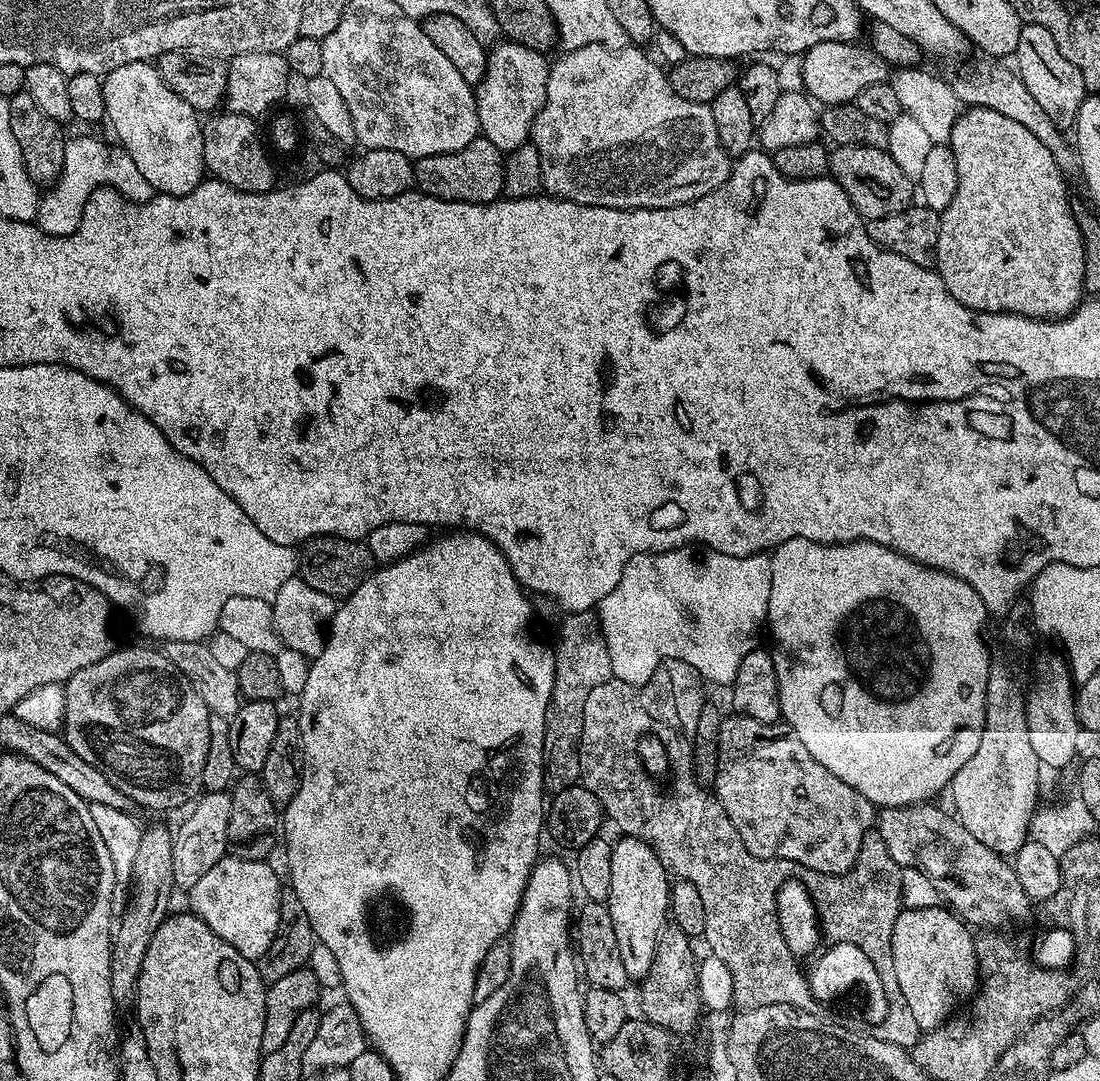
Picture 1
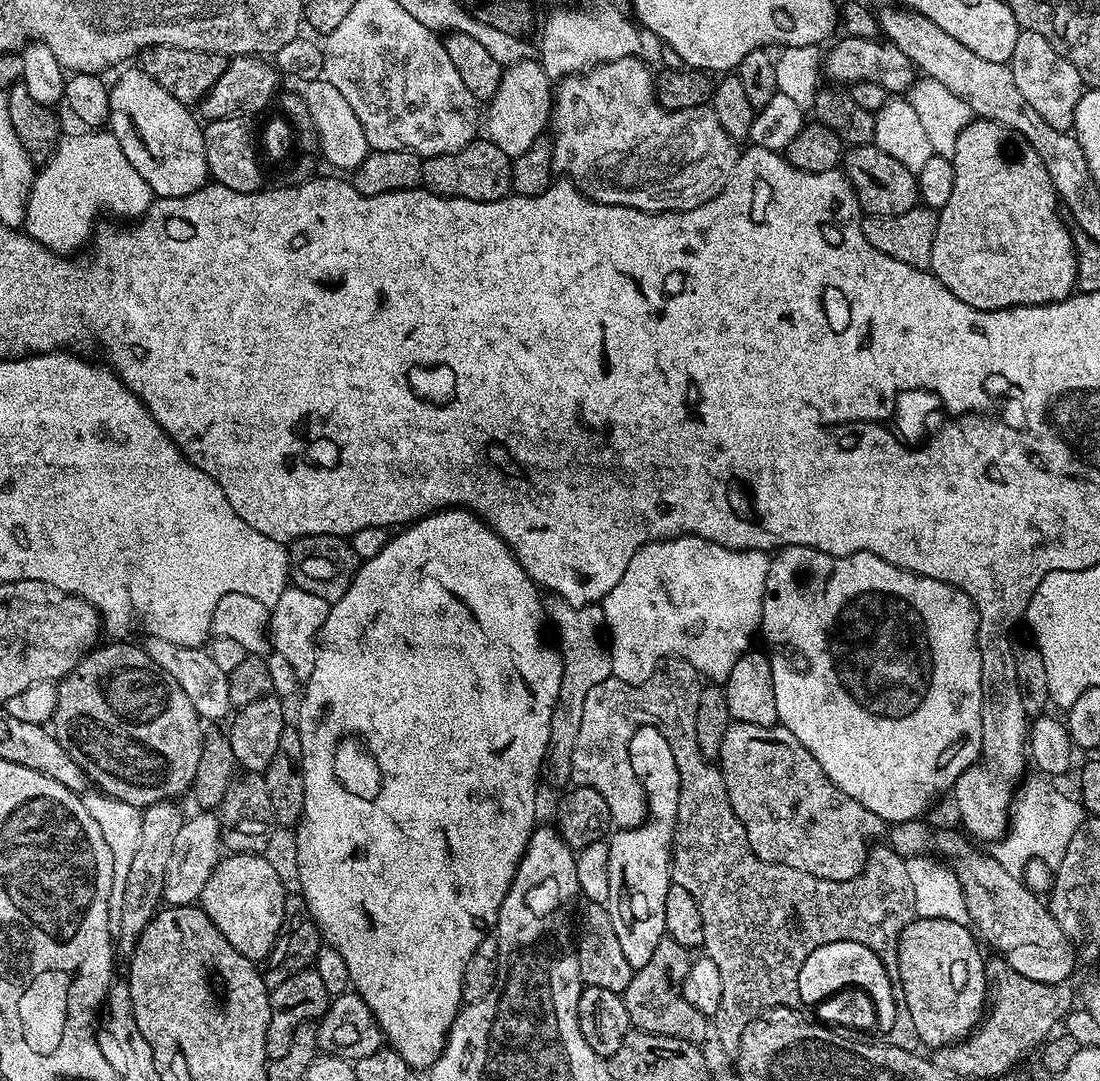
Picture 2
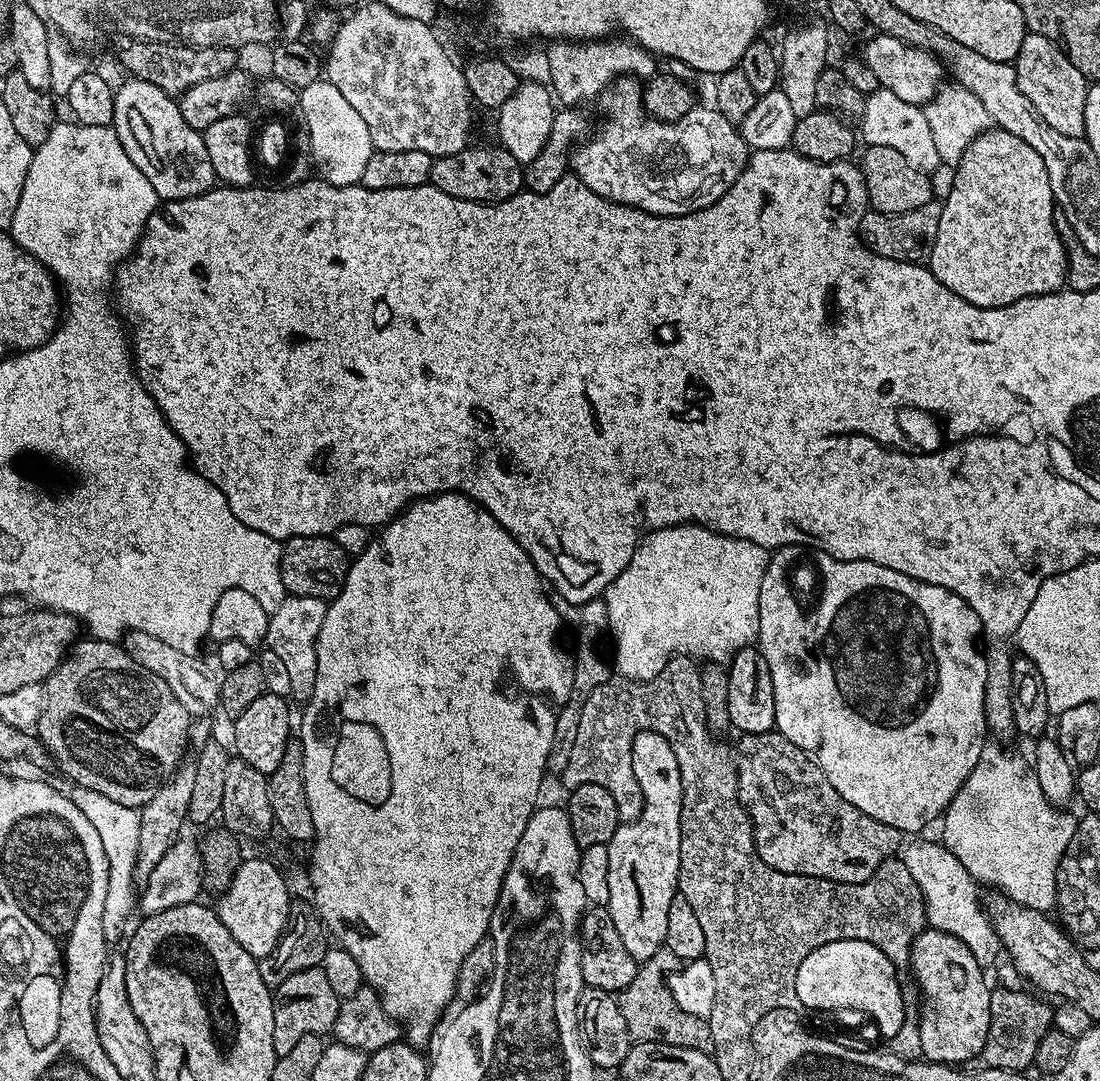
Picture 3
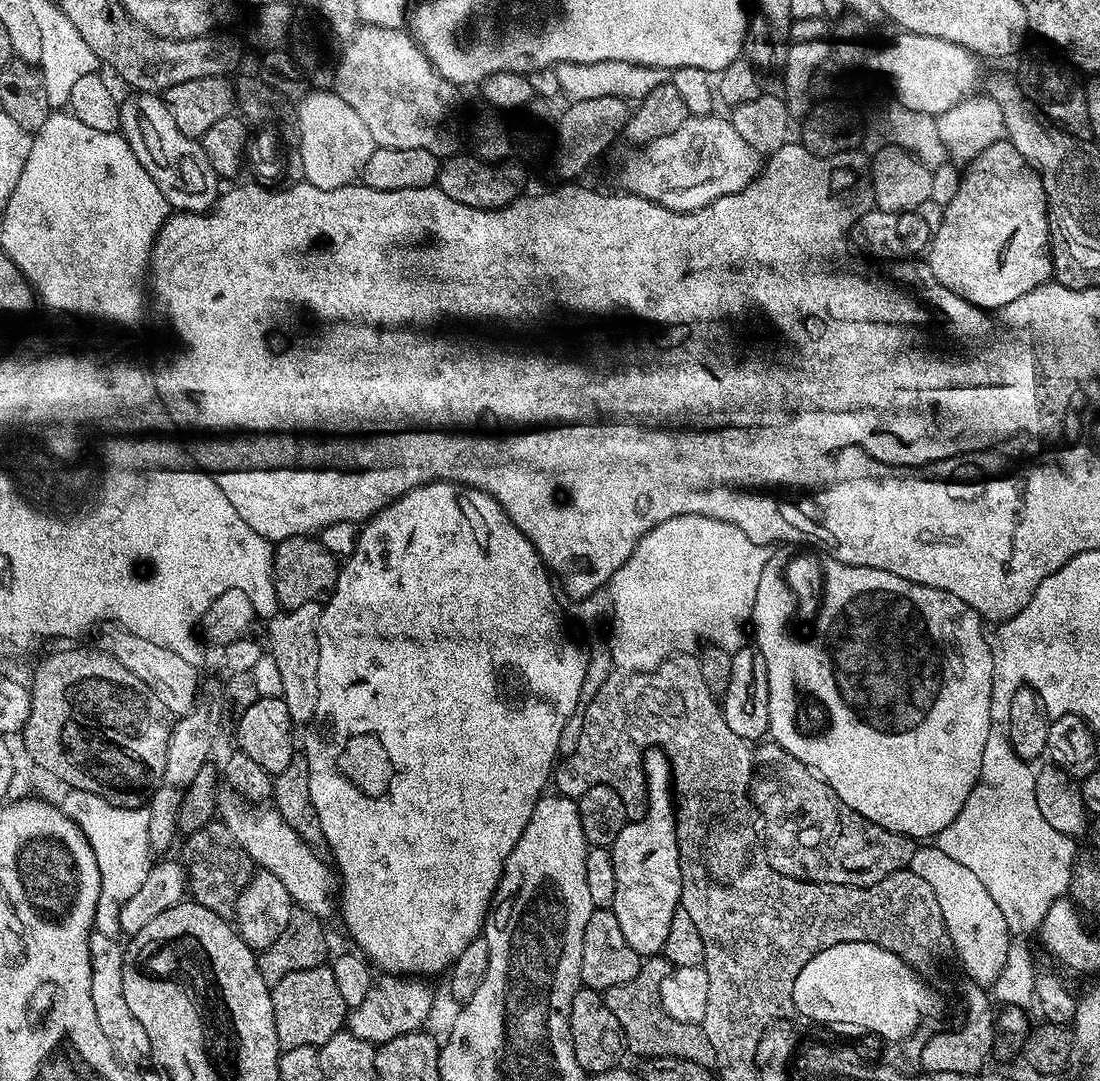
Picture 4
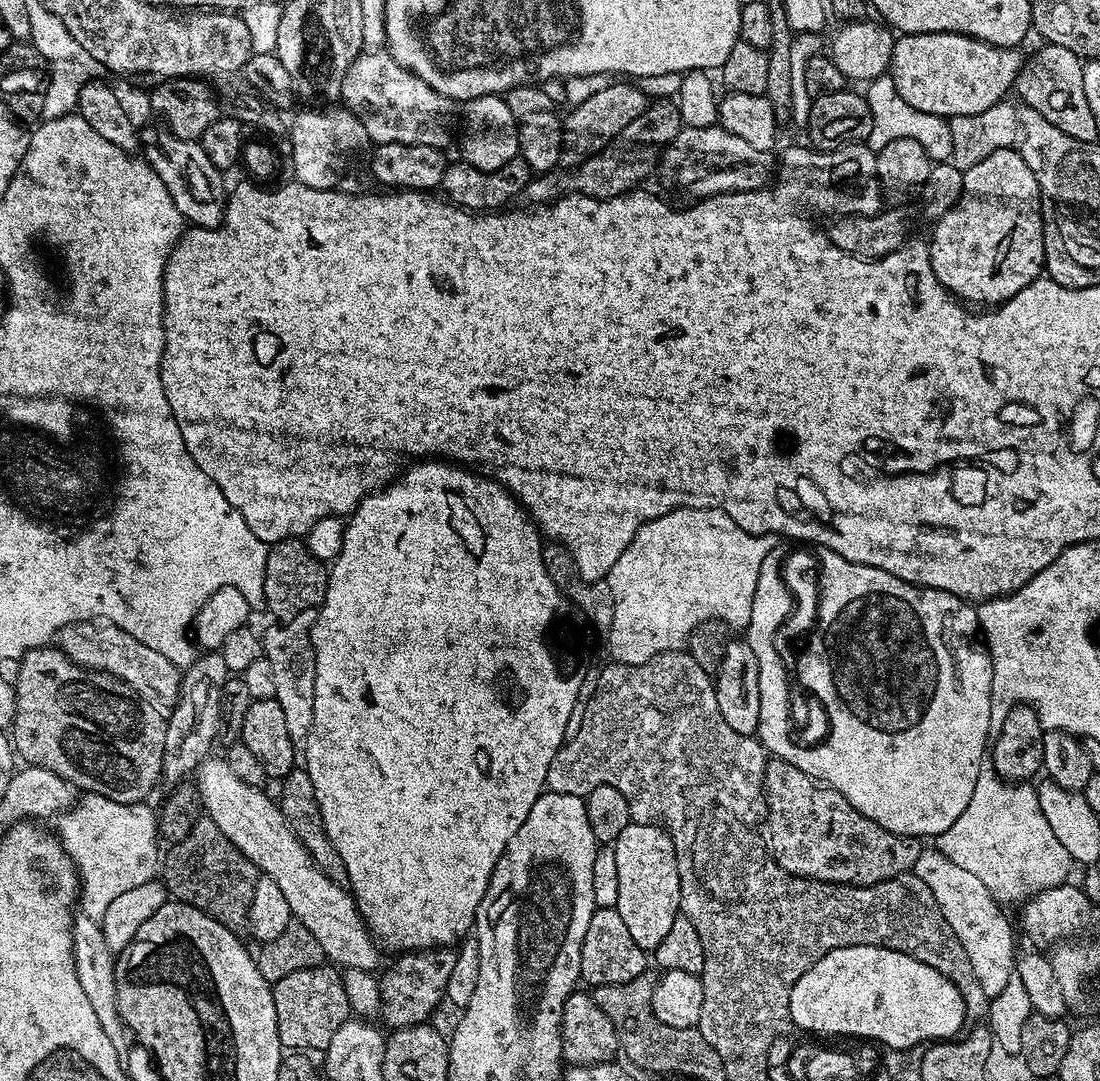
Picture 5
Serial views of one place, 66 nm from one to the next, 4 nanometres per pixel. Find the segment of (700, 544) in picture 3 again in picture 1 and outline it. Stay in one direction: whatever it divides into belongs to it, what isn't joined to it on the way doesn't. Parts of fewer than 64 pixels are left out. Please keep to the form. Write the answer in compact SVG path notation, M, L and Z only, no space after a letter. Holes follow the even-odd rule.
M685 546L669 552L643 552L630 558L626 570L622 570L622 578L618 578L618 586L598 605L600 629L610 650L613 677L639 686L650 682L664 661L687 660L702 678L712 676L716 684L731 685L736 668L742 666L742 658L758 647L756 639L768 619L771 581L772 562L764 554L731 556Z

